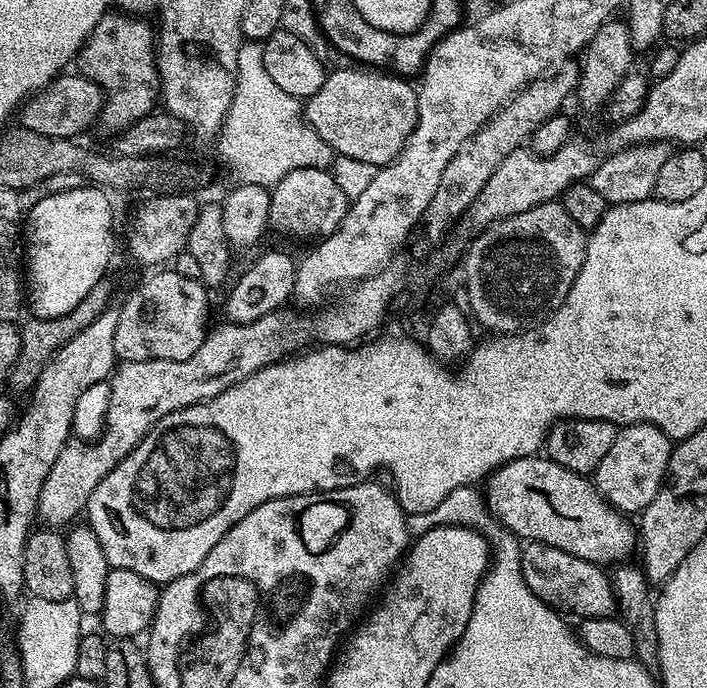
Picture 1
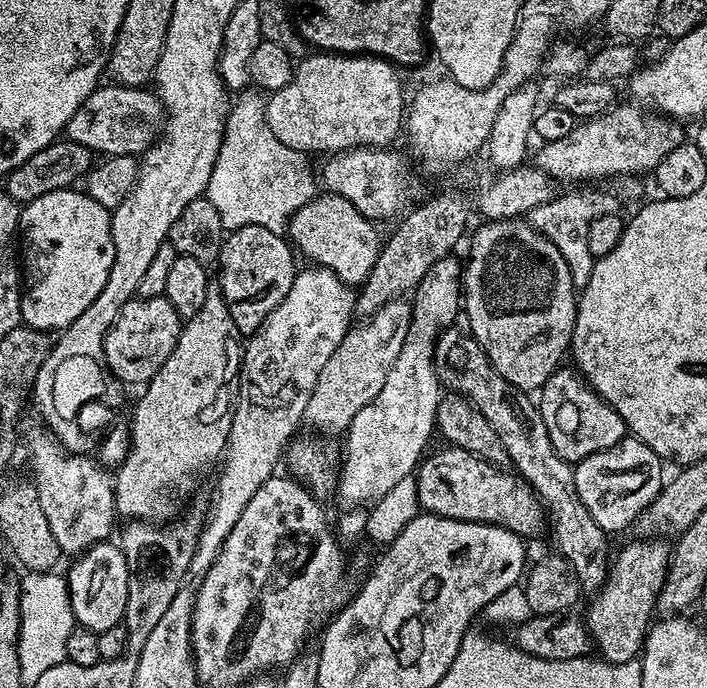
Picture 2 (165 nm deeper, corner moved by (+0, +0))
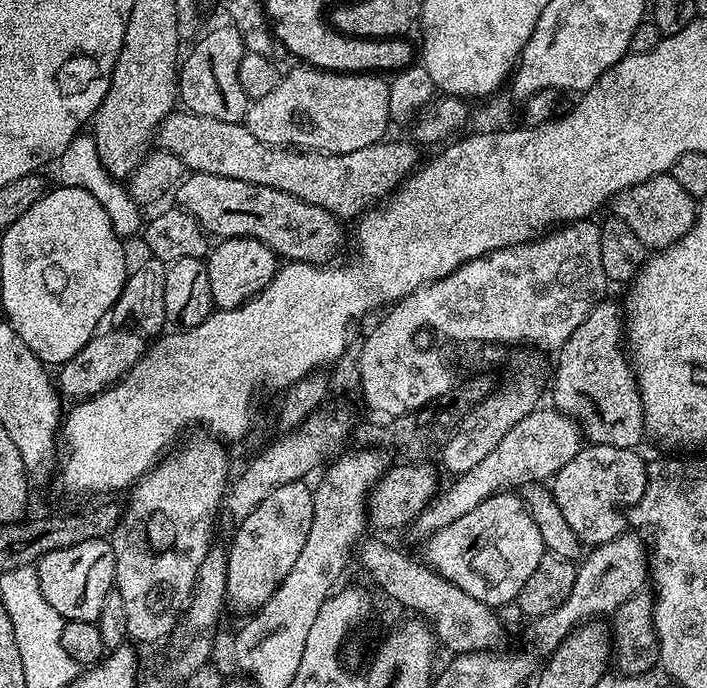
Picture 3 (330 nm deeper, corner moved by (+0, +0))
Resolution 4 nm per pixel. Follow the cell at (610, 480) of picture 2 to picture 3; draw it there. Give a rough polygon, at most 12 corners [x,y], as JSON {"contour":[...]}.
{"contour":[[588,444],[550,487],[581,545],[629,527],[639,451]]}

